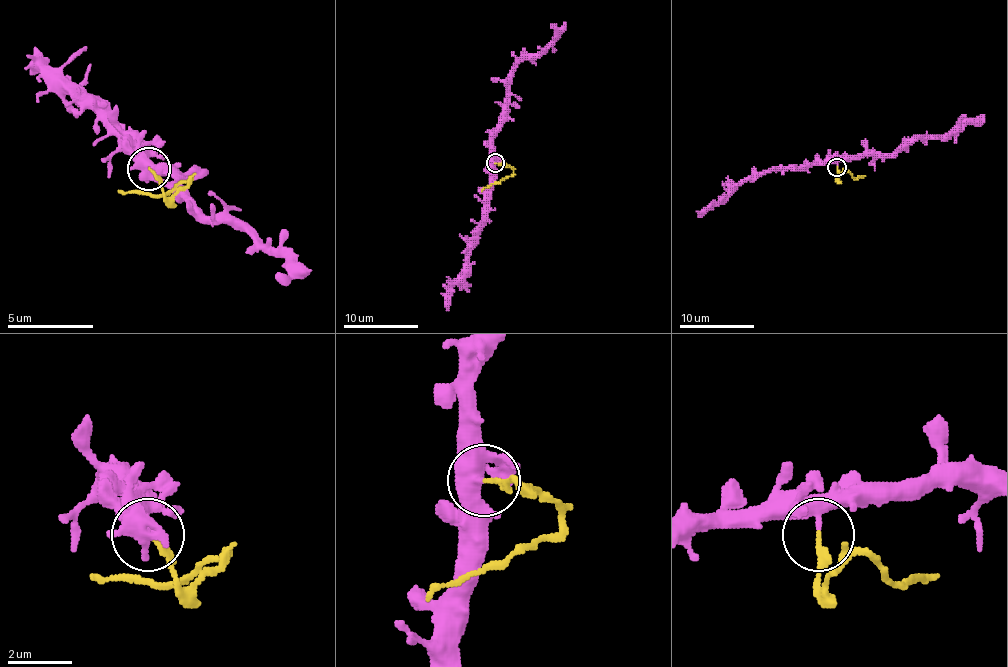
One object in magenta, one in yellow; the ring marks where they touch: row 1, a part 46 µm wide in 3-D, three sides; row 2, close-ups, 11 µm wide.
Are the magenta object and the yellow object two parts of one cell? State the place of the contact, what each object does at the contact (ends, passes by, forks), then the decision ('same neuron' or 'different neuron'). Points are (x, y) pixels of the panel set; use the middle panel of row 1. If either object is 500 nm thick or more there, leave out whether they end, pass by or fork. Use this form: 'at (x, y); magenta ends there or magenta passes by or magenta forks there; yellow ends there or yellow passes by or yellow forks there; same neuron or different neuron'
at (495, 163); magenta ends there; yellow ends there; different neuron

